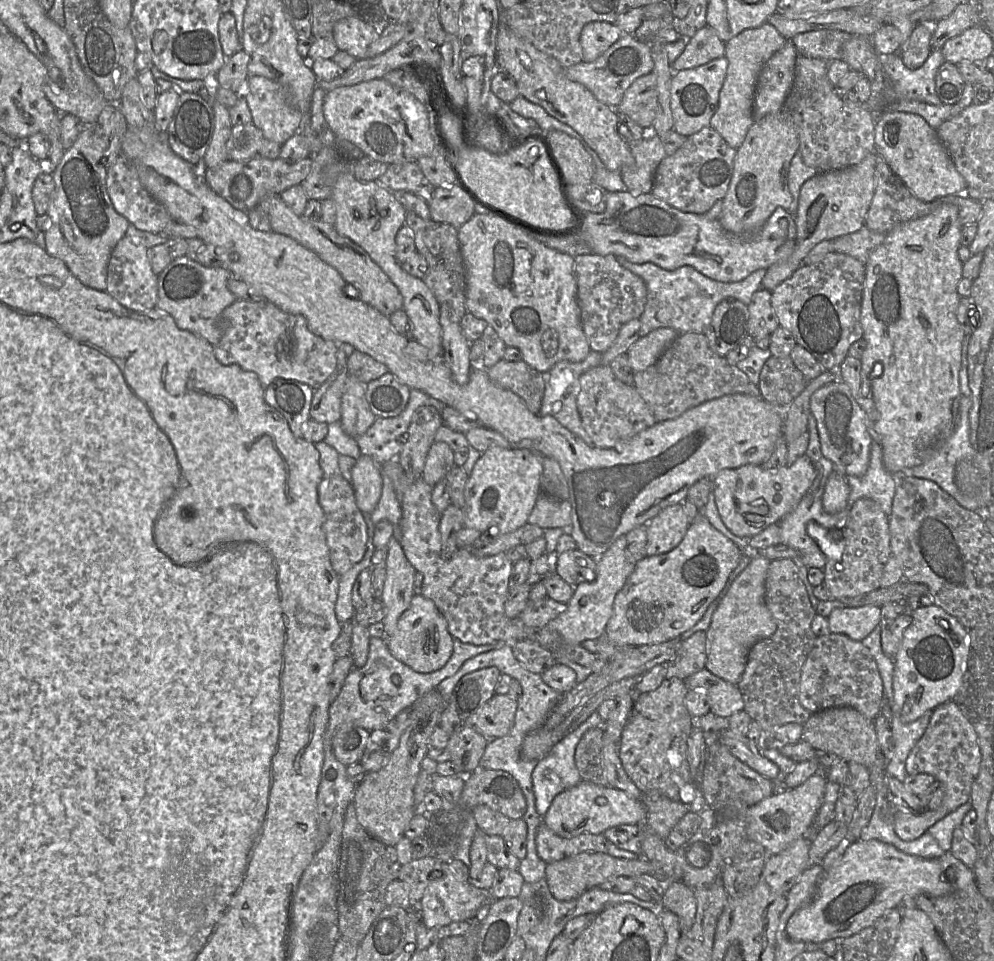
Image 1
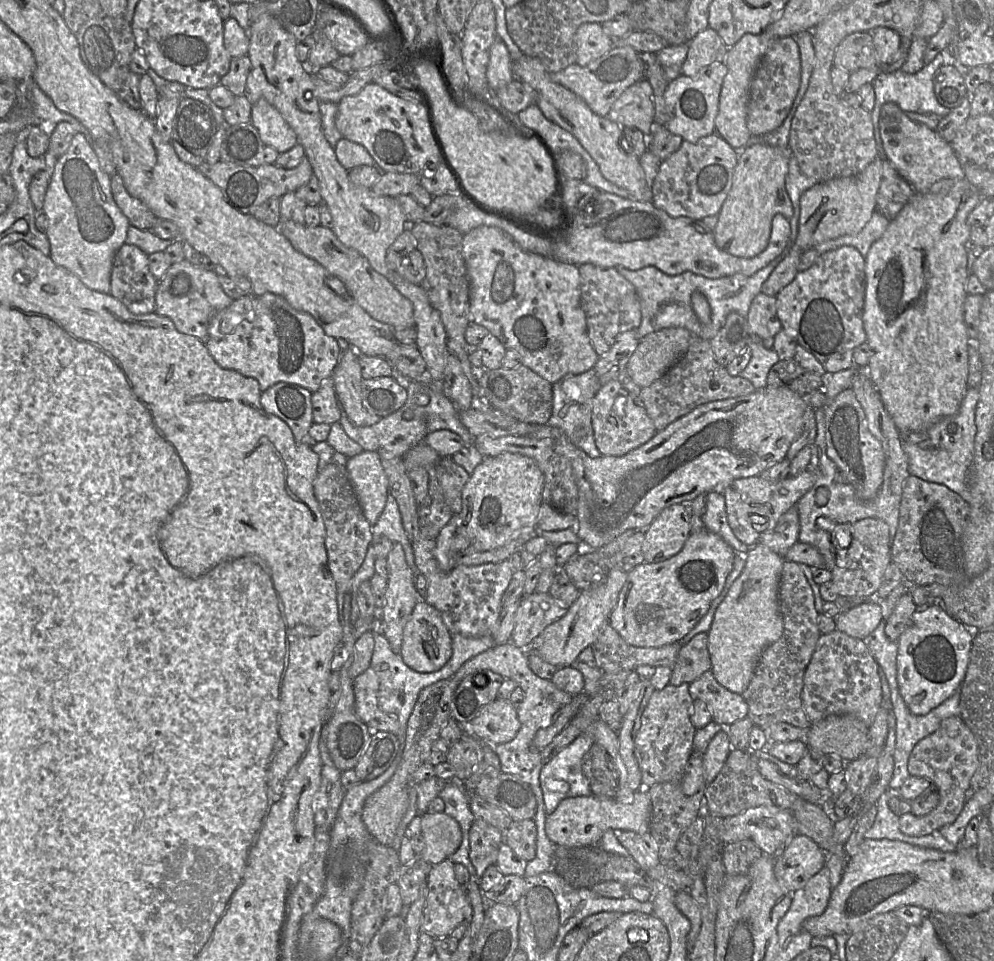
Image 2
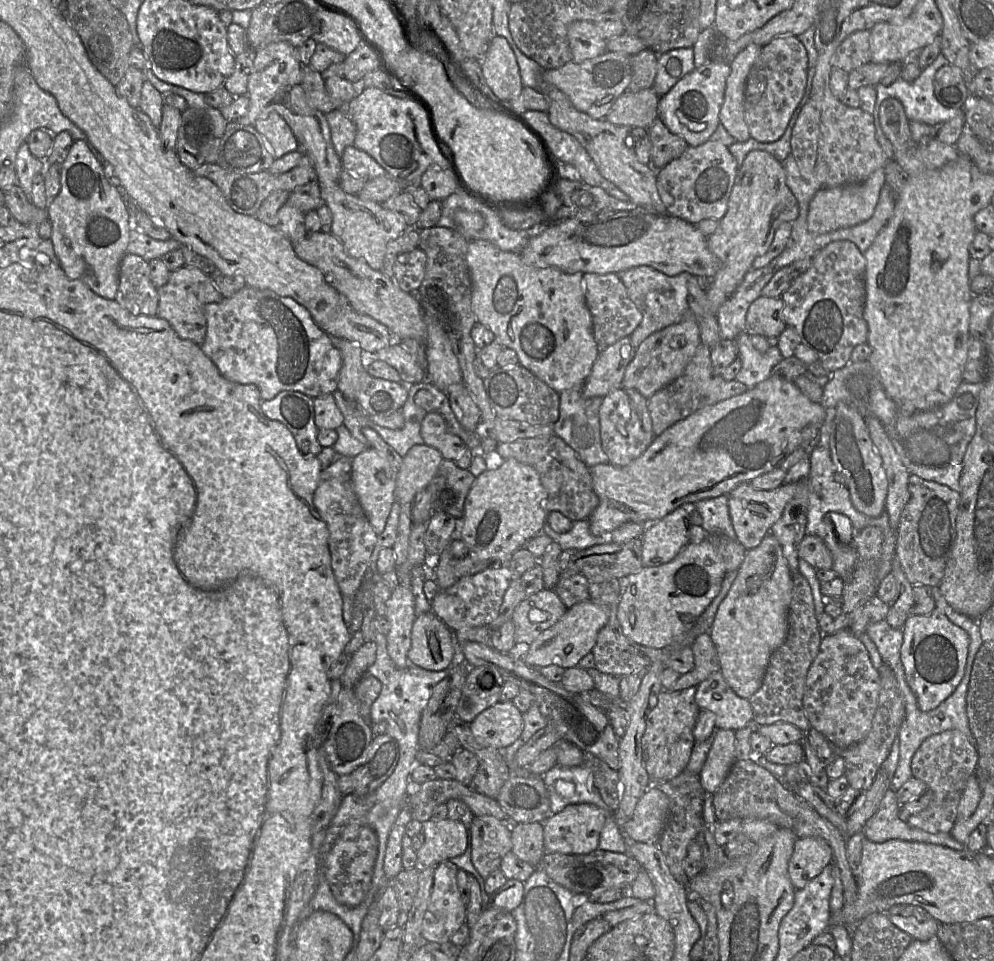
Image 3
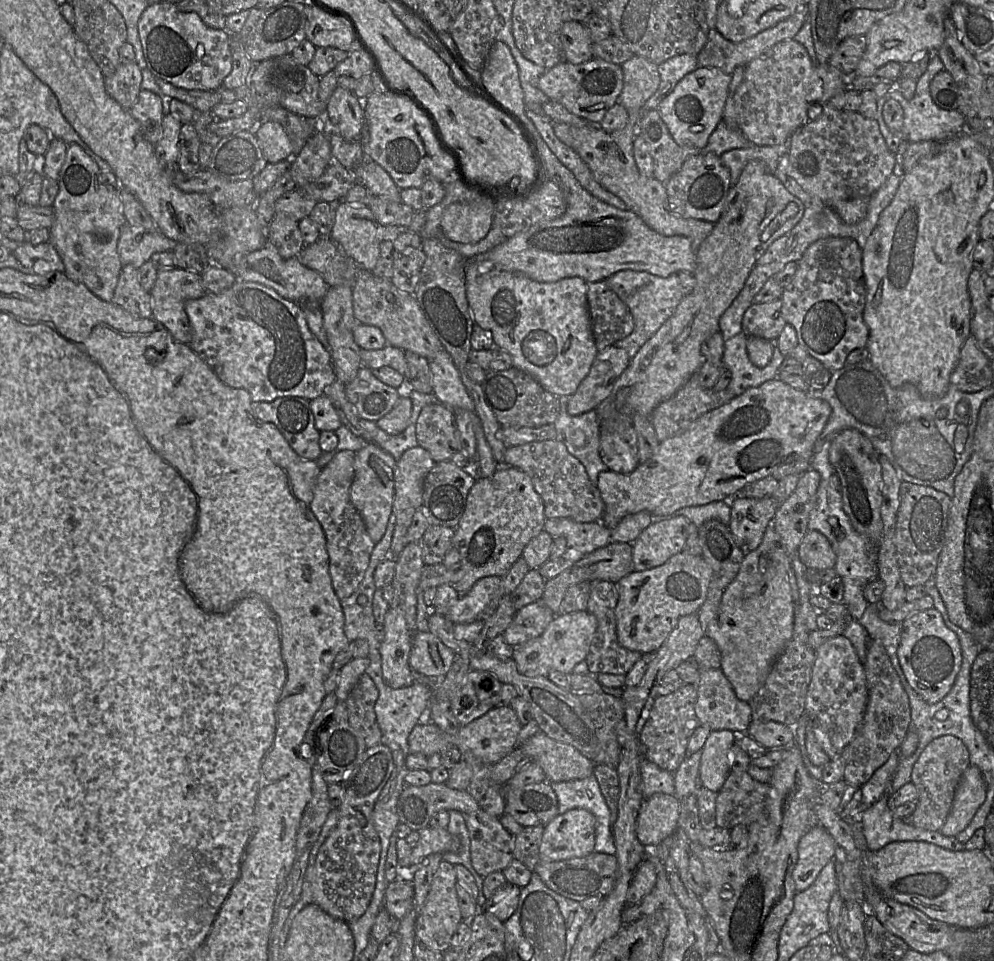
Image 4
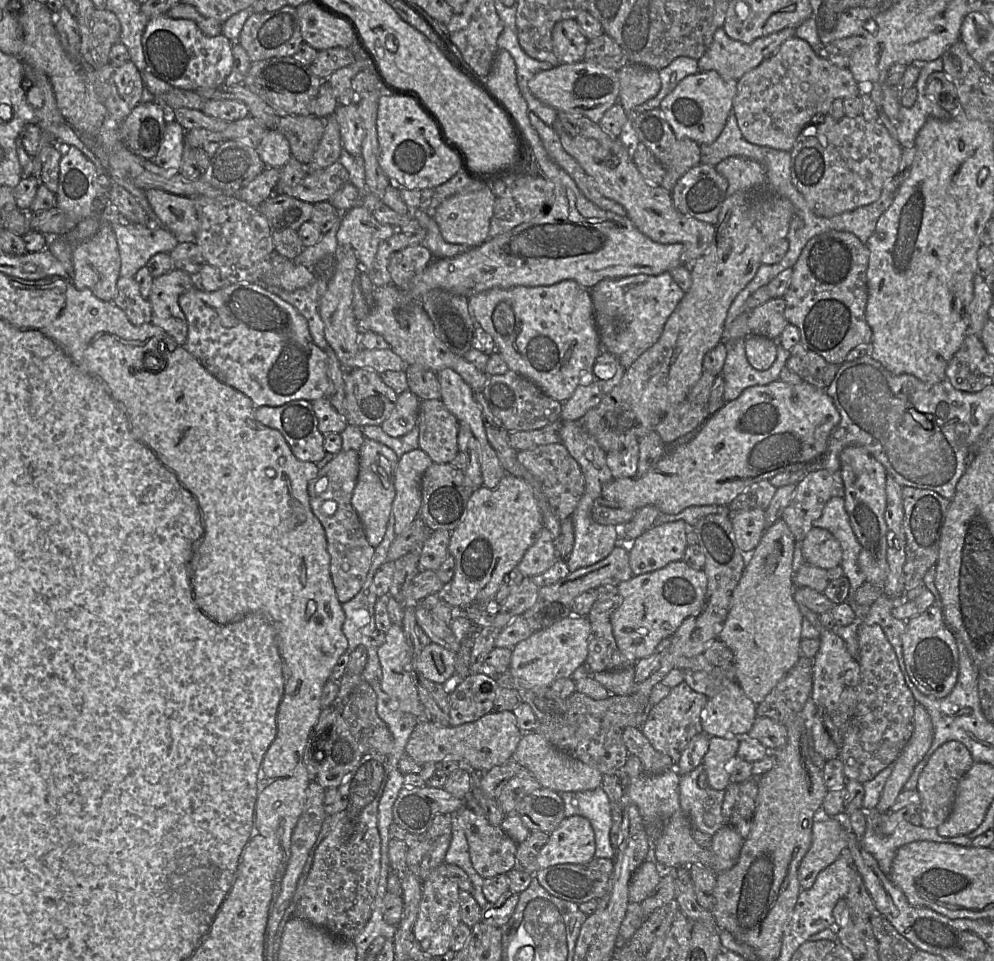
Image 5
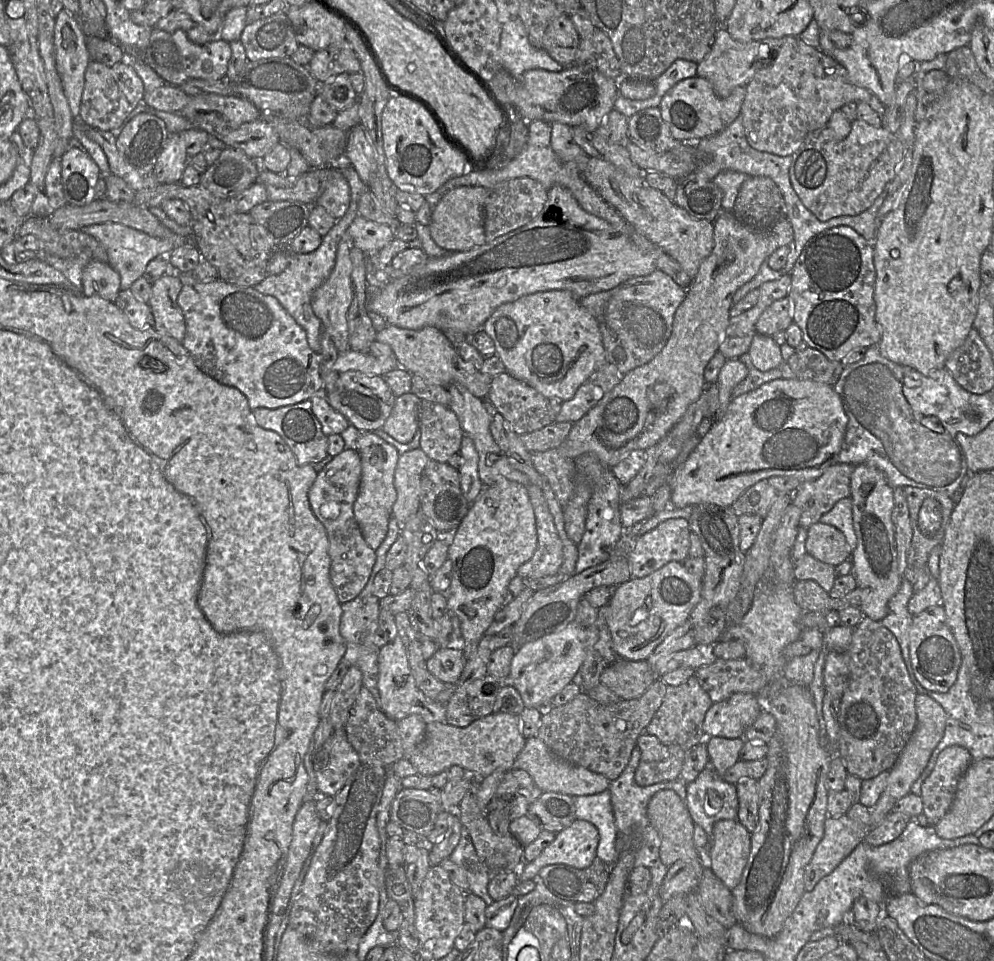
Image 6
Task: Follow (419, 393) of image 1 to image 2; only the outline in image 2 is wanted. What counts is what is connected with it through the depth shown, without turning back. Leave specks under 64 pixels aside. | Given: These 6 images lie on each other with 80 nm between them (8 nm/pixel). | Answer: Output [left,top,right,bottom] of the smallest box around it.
[339,381,476,459]

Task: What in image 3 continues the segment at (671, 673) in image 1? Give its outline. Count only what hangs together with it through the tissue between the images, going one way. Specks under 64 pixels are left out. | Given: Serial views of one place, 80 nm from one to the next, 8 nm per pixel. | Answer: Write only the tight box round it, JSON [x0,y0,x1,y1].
[666,633,719,691]

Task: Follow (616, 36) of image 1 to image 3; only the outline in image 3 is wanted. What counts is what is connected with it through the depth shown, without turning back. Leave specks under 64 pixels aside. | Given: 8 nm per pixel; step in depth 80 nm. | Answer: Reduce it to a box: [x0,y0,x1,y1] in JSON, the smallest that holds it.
[567,20,607,63]

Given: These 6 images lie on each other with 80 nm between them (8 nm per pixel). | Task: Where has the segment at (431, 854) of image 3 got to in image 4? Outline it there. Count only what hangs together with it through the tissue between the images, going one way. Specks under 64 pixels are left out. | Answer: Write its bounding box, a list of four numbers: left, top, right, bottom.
[410,827,461,872]

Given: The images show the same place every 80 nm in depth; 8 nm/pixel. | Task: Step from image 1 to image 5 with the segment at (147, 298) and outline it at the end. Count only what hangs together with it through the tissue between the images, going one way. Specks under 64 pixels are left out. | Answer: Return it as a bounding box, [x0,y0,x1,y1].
[112,277,152,325]

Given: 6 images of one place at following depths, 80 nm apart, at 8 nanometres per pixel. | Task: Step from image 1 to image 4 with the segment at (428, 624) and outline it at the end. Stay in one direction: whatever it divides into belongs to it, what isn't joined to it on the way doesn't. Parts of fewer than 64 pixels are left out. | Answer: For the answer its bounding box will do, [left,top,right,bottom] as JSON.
[409,631,455,678]

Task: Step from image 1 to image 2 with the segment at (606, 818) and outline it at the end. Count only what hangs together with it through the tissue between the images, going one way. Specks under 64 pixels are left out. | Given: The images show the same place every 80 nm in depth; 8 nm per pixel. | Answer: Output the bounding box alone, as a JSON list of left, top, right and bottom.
[545,788,651,849]

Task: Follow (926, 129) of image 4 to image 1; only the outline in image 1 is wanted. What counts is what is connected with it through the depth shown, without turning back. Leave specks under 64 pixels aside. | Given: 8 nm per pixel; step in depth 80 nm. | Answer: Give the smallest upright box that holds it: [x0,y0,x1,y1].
[879,50,945,104]

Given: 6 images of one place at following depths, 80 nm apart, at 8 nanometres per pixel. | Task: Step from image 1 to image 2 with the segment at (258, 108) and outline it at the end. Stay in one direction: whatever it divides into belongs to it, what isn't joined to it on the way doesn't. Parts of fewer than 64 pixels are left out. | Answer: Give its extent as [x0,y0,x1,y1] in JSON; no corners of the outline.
[250,98,298,154]

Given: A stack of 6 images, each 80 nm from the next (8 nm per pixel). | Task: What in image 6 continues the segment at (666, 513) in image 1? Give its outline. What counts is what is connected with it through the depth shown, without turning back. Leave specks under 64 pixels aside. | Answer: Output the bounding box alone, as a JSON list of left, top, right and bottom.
[627,519,689,578]

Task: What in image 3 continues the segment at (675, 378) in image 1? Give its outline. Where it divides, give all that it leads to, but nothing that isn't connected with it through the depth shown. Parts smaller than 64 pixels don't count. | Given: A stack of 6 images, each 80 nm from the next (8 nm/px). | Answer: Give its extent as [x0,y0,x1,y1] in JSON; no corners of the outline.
[647,343,748,436]

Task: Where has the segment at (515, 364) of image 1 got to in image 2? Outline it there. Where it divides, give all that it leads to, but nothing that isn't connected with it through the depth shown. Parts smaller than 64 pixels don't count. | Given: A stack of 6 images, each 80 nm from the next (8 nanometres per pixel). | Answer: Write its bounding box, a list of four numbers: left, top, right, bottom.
[479,364,553,424]

